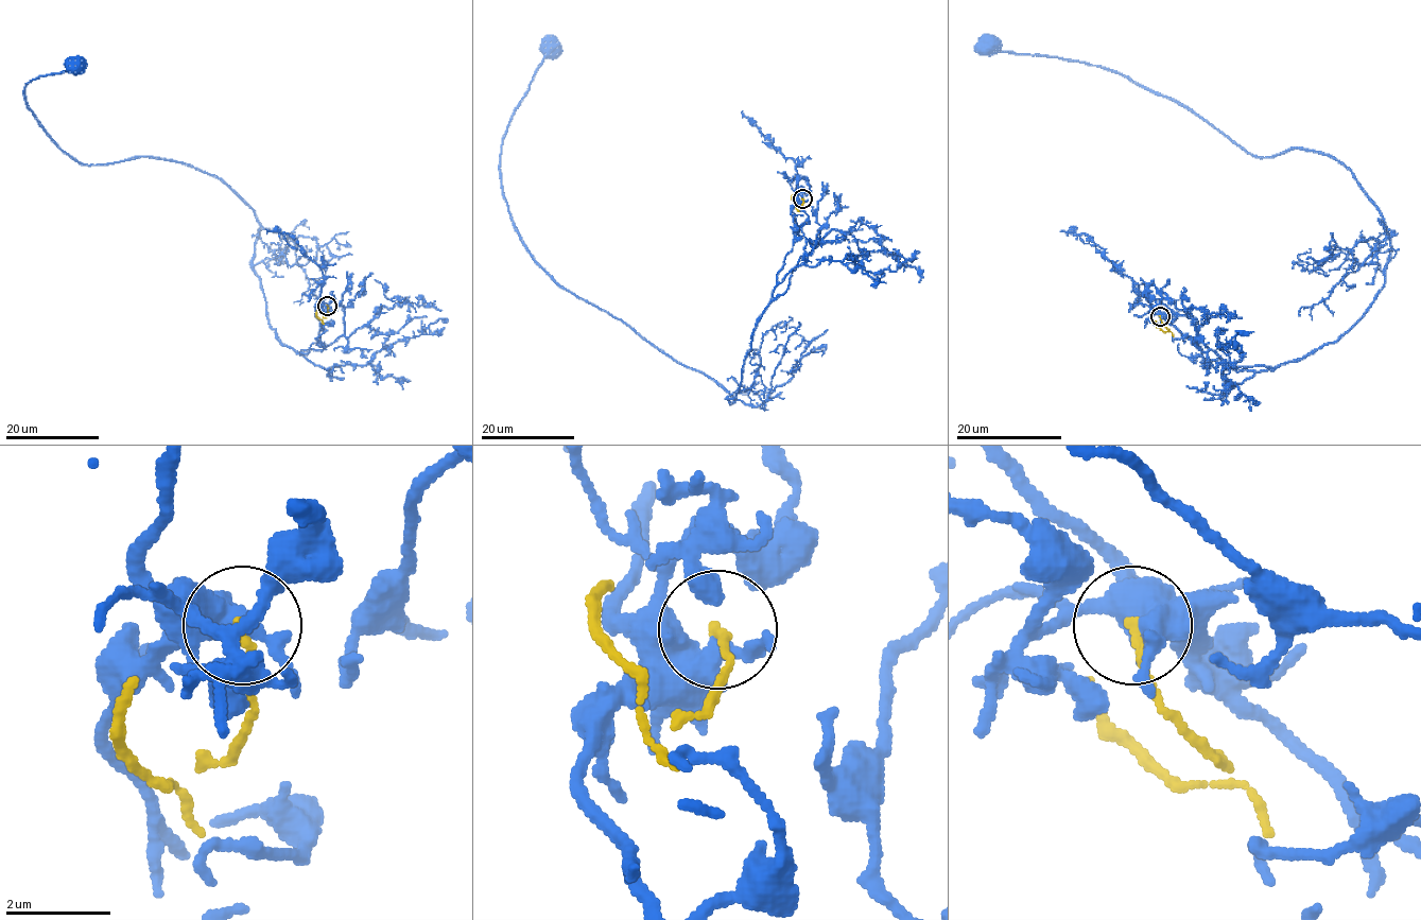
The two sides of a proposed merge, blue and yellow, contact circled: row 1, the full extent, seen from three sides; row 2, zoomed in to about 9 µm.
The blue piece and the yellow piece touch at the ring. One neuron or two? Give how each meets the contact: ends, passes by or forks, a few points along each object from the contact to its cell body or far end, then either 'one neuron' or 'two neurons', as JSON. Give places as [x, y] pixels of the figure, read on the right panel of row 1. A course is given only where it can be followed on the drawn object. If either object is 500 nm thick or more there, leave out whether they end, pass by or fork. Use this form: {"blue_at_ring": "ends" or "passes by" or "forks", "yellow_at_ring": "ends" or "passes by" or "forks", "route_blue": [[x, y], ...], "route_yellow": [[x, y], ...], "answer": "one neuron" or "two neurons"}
{"blue_at_ring": "passes by", "yellow_at_ring": "ends", "route_blue": [[1160, 315], [1237, 371], [1312, 353], [1384, 282], [1380, 210], [1324, 154], [1257, 157], [1118, 73], [988, 46]], "route_yellow": [[1160, 315], [1171, 331], [1164, 331], [1155, 320]], "answer": "two neurons"}

